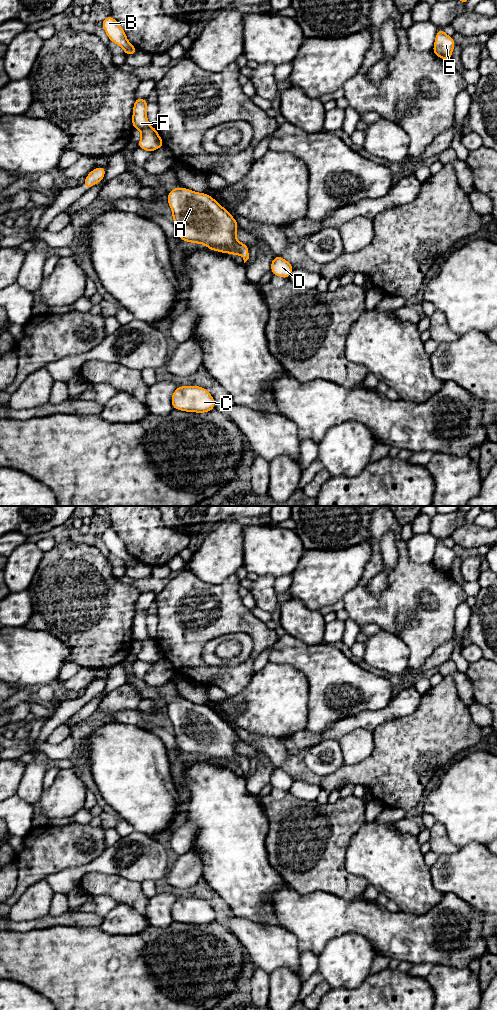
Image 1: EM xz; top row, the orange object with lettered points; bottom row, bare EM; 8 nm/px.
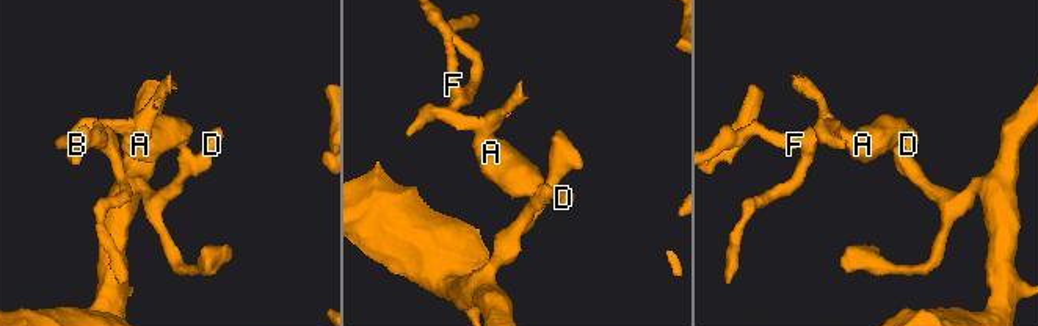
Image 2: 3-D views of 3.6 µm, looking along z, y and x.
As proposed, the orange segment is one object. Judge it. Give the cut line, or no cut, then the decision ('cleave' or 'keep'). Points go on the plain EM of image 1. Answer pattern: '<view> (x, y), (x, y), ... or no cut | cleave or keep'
no cut | keep

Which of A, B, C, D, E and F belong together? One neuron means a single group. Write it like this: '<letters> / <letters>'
A B C D E F

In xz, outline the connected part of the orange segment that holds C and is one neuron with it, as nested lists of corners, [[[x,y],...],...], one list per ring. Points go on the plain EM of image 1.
[[[178,898],[171,908],[173,921],[206,925],[215,921],[215,911],[201,898]]]

